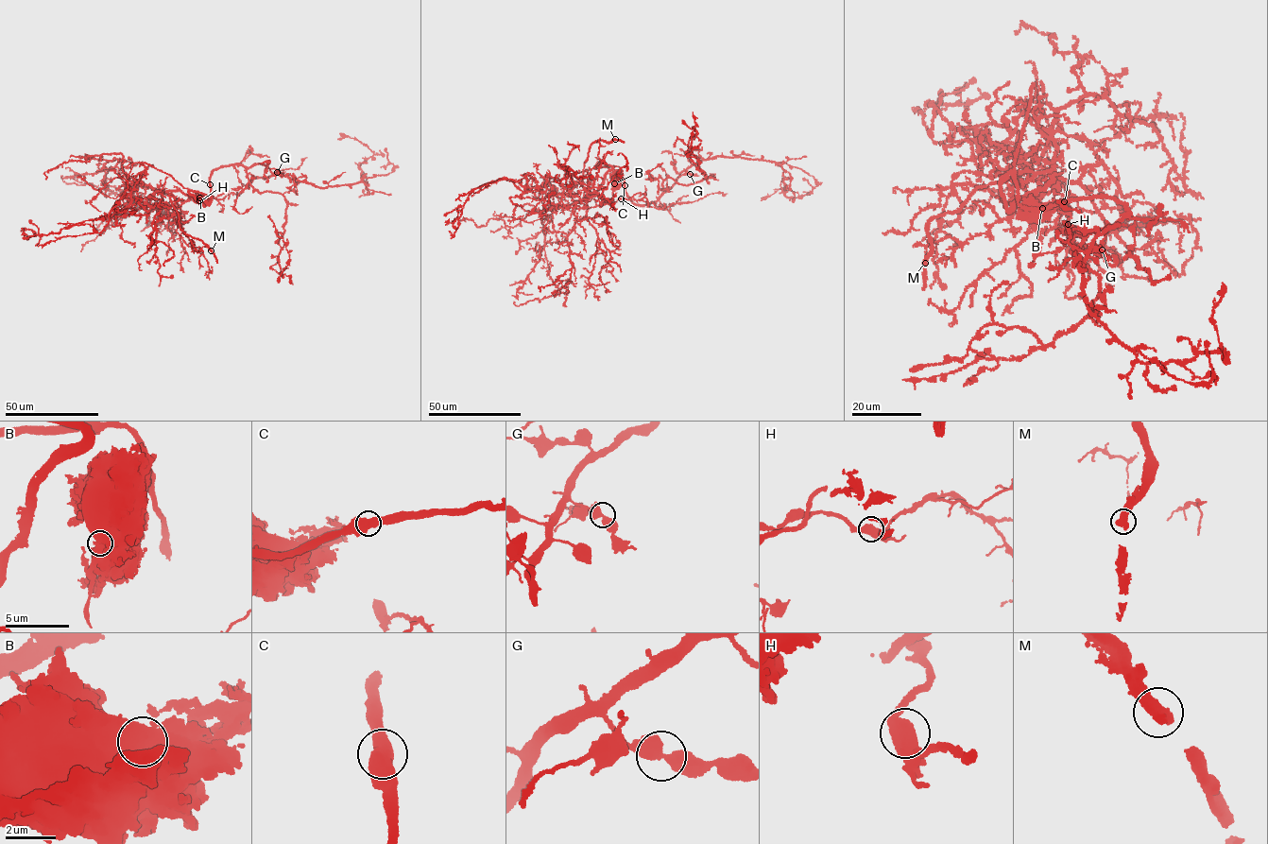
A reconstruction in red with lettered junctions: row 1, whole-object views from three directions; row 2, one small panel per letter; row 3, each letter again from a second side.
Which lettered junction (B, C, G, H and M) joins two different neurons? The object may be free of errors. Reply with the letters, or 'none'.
B

